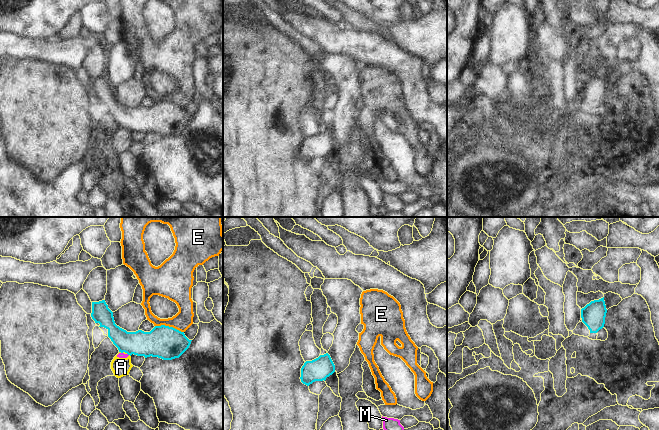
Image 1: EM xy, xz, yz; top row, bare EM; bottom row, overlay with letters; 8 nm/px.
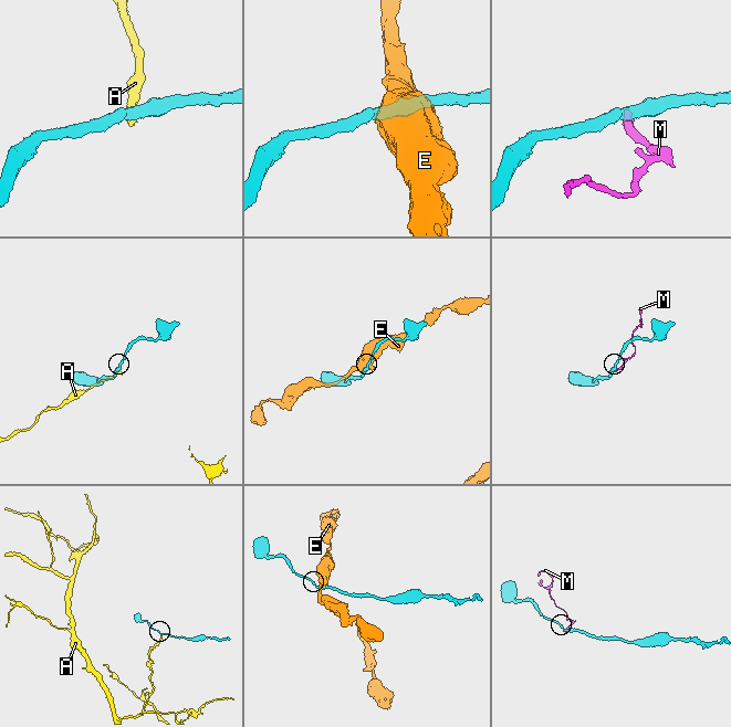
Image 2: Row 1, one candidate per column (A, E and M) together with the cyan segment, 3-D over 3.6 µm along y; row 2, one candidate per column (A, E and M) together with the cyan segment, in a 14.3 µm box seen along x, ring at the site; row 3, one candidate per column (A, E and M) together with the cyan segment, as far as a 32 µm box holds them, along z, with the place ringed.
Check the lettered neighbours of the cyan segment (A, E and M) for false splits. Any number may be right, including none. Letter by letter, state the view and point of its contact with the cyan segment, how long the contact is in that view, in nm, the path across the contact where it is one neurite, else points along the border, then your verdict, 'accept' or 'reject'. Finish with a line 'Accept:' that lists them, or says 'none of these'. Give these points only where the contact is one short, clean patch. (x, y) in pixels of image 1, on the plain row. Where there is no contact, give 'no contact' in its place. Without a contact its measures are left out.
A: xy (123, 127) | 70 nm | along xy (119, 127), (127, 129) | reject
E: xy (168, 102) | 240 nm | along xy (155, 101), (168, 101), (183, 108) | reject
M: no contact | reject
Accept: none of these

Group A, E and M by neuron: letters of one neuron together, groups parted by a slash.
A M / E

